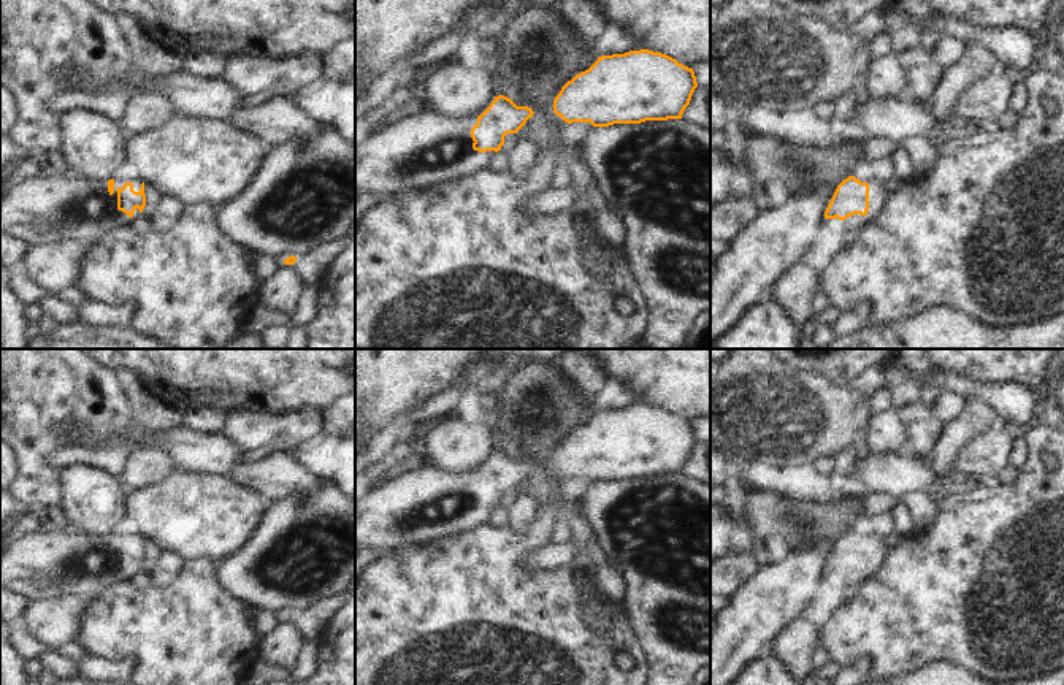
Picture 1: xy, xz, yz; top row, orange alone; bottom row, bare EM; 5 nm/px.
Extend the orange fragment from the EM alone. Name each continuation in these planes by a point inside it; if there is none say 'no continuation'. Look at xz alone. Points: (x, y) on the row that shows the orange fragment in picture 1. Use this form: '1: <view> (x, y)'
1: xz (421, 151)

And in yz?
1: yz (877, 195)

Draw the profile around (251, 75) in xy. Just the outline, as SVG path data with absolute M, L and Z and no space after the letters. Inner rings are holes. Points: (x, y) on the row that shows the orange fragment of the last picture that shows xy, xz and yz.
M300 52L285 59L230 55L220 79L238 89L244 97L251 97L277 81L308 87L323 76L323 57L316 52Z

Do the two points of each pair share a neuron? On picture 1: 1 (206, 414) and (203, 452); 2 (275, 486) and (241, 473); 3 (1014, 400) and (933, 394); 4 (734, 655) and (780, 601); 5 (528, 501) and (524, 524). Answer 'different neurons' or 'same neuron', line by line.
1: different neurons
2: same neuron
3: different neurons
4: same neuron
5: same neuron

